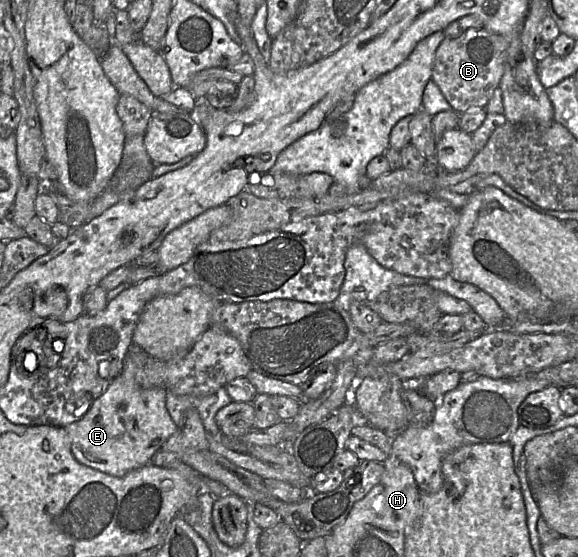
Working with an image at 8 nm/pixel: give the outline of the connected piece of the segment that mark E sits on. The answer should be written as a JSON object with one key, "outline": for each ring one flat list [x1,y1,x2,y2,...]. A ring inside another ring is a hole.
{"outline":[[123,364,120,374,79,420,65,426,75,459,90,468,122,477,149,464,178,426,166,407,166,391,161,387,144,389,135,381,132,366]]}

